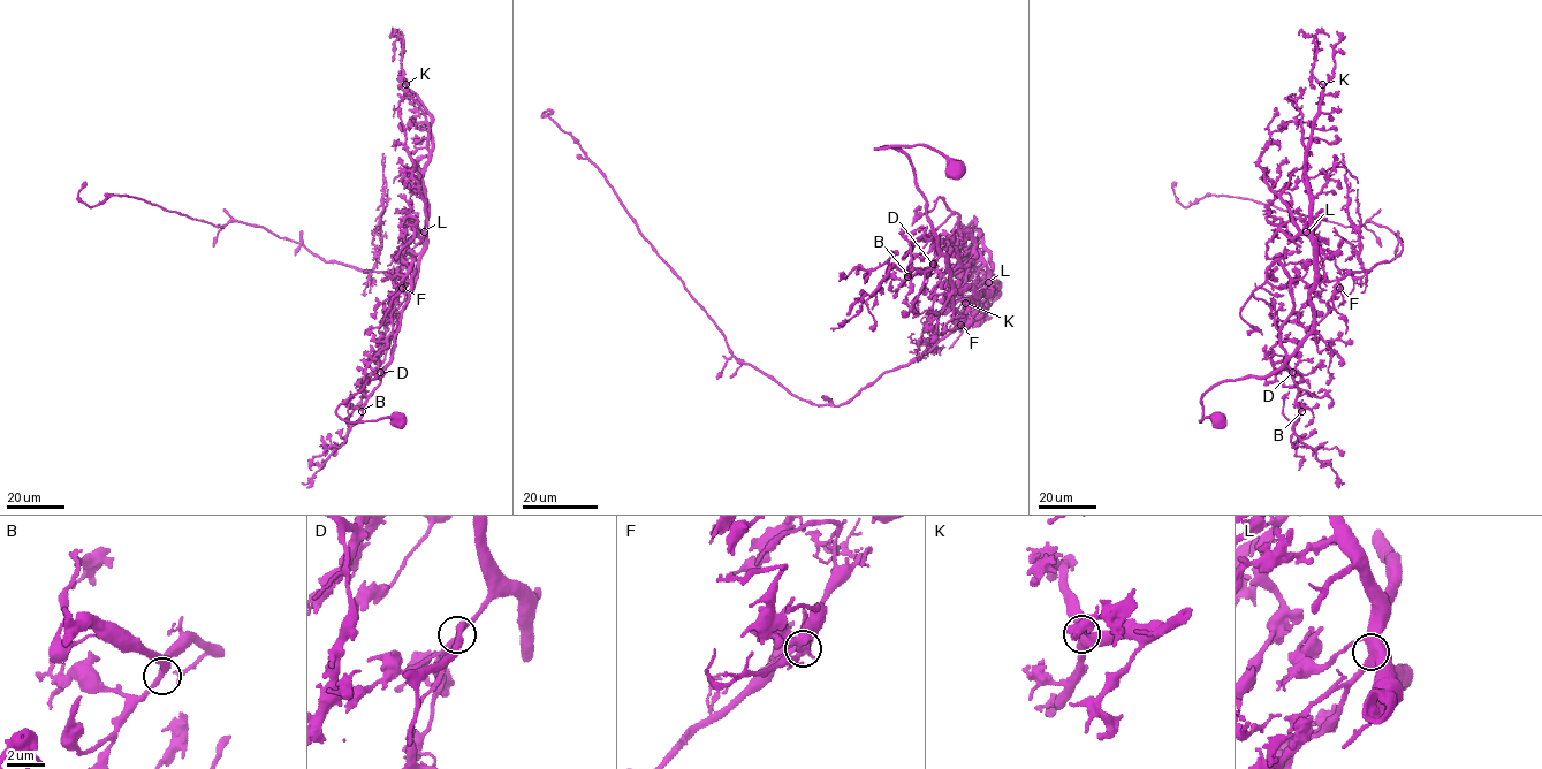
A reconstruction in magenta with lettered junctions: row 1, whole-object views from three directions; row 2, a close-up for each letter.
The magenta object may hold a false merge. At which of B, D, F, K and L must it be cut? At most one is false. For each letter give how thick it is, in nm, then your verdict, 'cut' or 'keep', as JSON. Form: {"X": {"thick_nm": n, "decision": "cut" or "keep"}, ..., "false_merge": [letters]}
{"B": {"thick_nm": 360, "decision": "keep"}, "D": {"thick_nm": 360, "decision": "keep"}, "F": {"thick_nm": 200, "decision": "cut"}, "K": {"thick_nm": 480, "decision": "keep"}, "L": {"thick_nm": 500, "decision": "keep"}, "false_merge": ["F"]}

